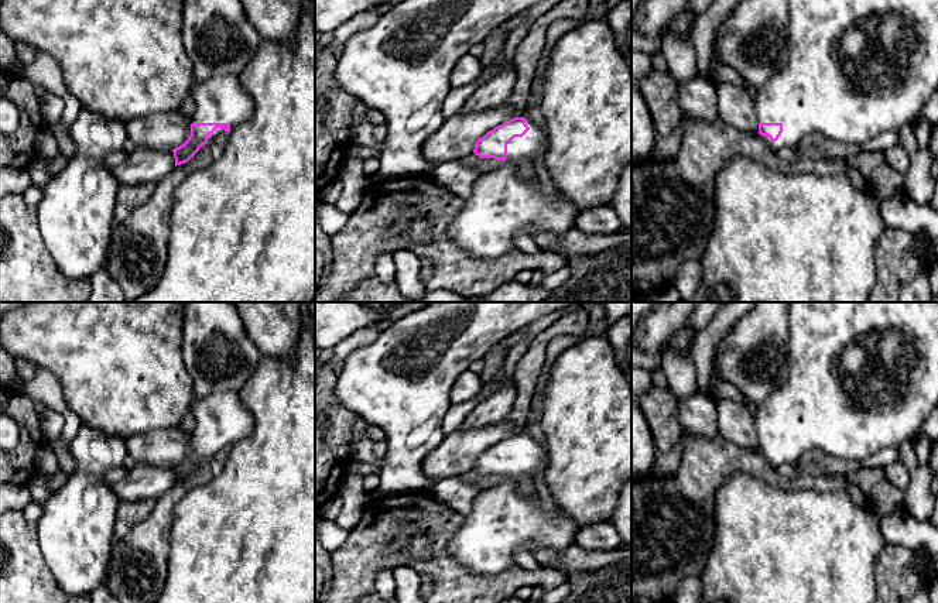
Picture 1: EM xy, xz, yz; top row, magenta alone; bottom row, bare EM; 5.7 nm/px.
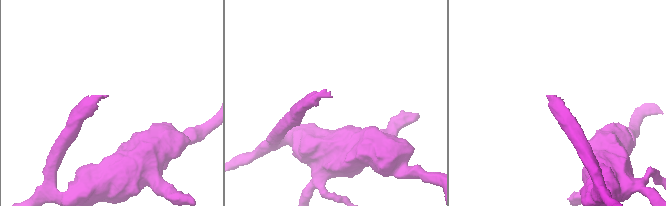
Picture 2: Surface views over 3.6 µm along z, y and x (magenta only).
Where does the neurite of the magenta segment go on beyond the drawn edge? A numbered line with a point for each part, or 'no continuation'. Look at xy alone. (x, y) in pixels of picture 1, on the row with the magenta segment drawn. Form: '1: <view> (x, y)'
1: xy (221, 99)

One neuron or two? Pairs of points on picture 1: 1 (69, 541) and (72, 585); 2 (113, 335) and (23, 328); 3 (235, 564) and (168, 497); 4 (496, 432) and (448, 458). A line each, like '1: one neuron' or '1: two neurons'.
1: one neuron
2: one neuron
3: two neurons
4: one neuron

